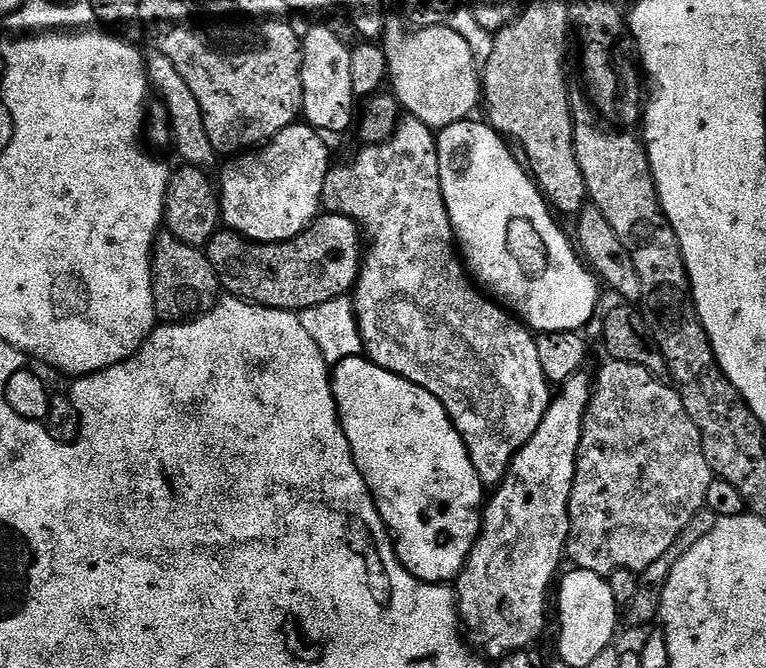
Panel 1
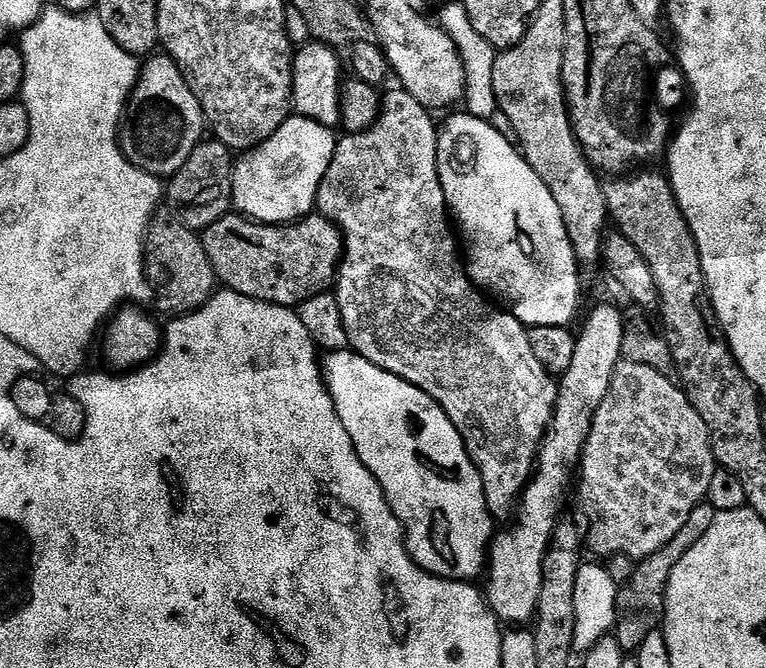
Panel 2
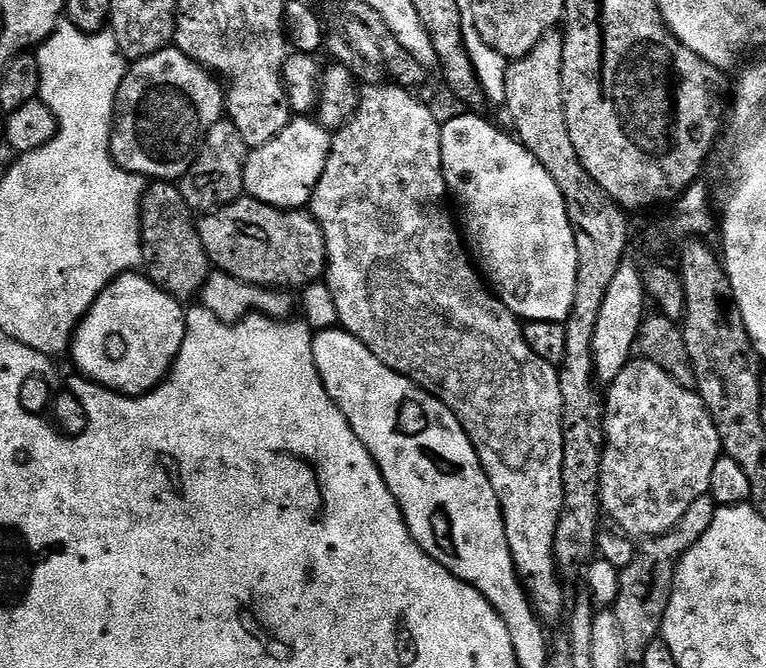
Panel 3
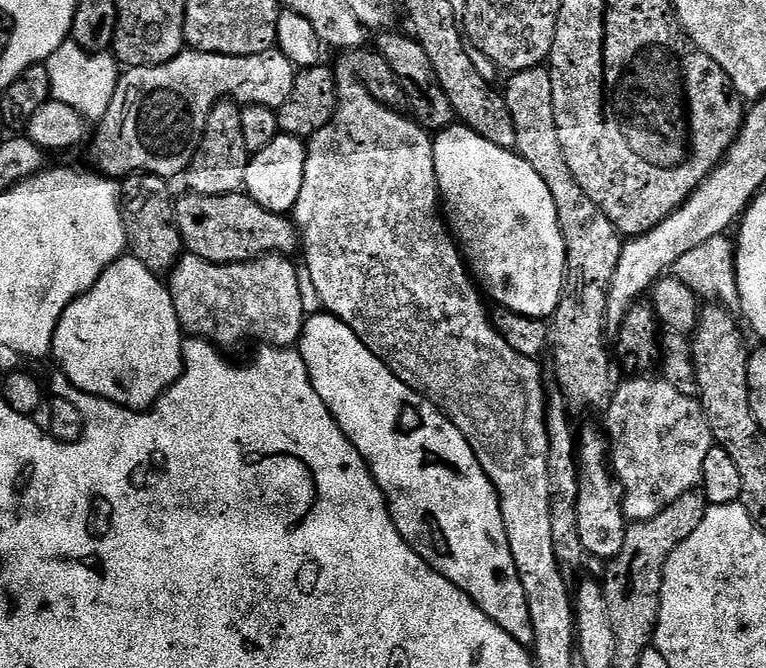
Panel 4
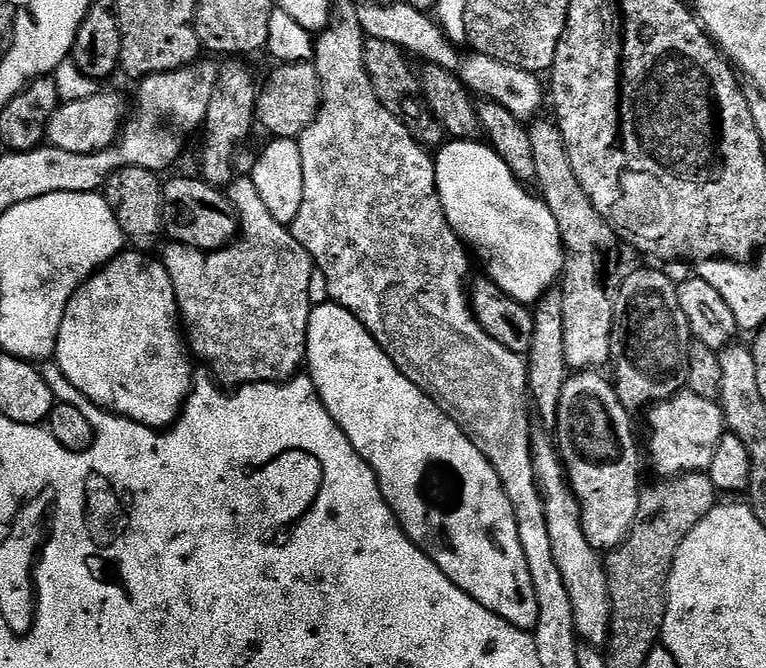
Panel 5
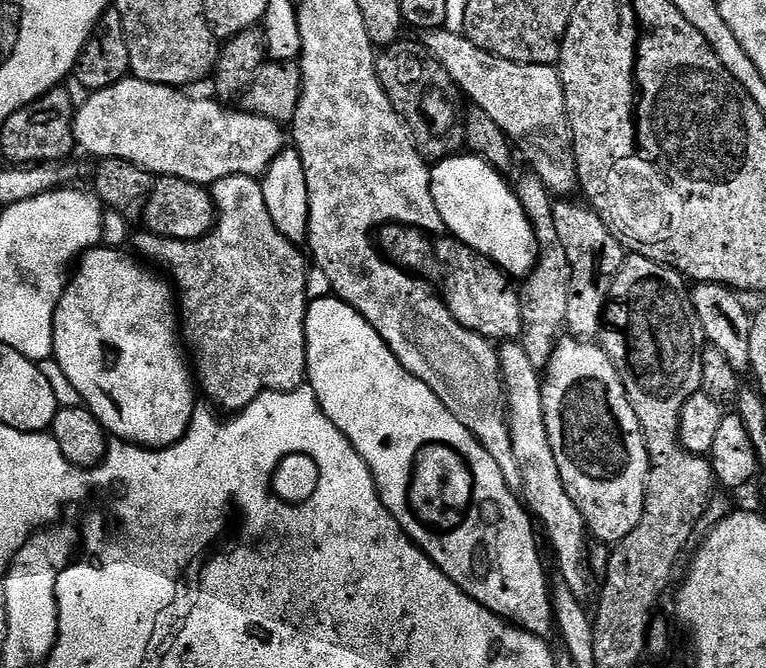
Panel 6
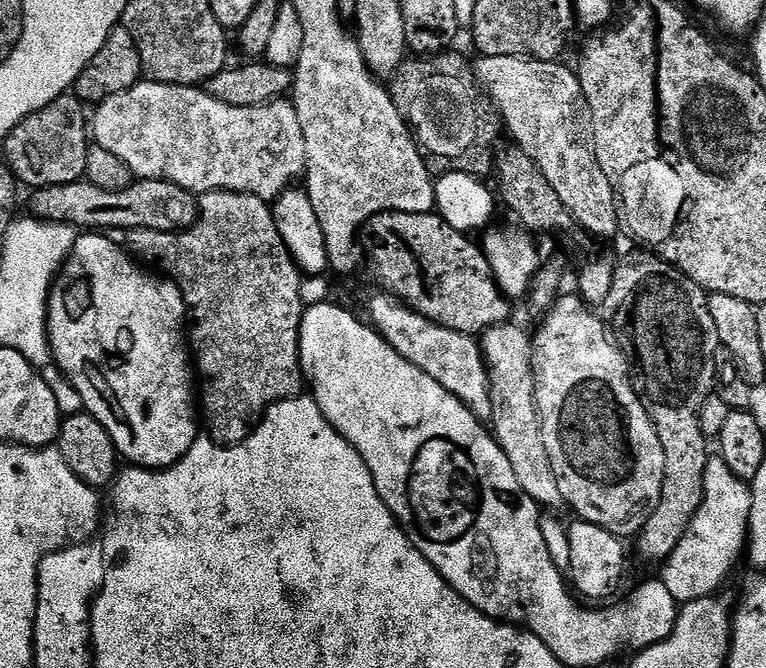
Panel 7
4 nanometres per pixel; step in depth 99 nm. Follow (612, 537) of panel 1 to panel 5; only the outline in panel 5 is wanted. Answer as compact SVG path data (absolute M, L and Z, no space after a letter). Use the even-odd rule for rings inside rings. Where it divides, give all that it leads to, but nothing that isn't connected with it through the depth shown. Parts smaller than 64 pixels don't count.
M685 390L660 404L651 405L648 414L646 456L652 459L657 477L671 478L684 476L687 472L708 471L710 462L714 462L714 450L718 450L718 442L726 435L724 412L717 401L698 398L698 394Z

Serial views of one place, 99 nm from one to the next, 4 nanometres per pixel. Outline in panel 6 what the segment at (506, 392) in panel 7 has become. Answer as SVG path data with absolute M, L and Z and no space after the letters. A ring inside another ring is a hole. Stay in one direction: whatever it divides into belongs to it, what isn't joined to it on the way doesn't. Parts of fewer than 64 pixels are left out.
M519 342L501 343L499 345L498 351L500 353L500 373L502 373L504 376L504 391L508 393L508 425L510 426L510 442L512 442L514 444L514 458L518 458L518 474L522 478L522 500L523 500L523 503L526 505L529 513L531 513L531 515L533 517L535 517L535 519L538 521L539 527L542 529L542 532L543 532L542 527L544 527L544 532L546 535L548 535L548 544L550 547L552 547L553 554L556 555L557 566L560 567L560 573L558 573L559 579L564 580L566 582L566 586L570 586L570 590L573 592L573 594L575 596L578 596L581 598L587 597L586 594L588 592L588 576L590 577L589 549L588 549L589 544L590 544L590 533L589 533L588 527L584 524L584 519L582 518L582 514L578 510L578 506L574 506L574 498L570 498L570 494L566 494L566 486L562 486L562 474L558 470L558 461L556 461L556 459L554 459L554 450L550 450L550 434L546 434L546 418L544 417L544 411L542 410L542 372L541 372L541 369L535 368L535 366L533 366L533 364L531 364L529 356L526 355L526 350L522 350L522 346L520 345Z

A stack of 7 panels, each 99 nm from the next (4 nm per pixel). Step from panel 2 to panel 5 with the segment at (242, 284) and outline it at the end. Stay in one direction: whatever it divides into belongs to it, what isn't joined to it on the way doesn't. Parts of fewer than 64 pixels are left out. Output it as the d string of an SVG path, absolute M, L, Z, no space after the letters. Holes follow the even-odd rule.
M176 176L163 185L163 190L164 232L169 241L203 252L216 252L237 239L240 222L236 219L236 207L219 187L208 184L203 178L191 180L188 176Z

